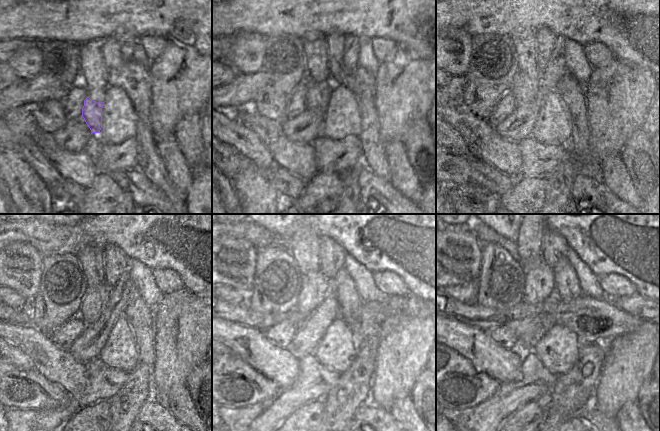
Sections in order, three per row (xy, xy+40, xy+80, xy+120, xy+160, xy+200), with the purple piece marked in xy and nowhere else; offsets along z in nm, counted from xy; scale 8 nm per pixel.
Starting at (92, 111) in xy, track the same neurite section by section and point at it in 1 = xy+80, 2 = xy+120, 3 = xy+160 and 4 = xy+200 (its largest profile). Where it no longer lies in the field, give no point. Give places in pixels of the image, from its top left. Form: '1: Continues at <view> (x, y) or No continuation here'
1: Continues at xy+80 (540, 92)
2: Continues at xy+120 (90, 294)
3: Continues at xy+160 (316, 287)
4: Continues at xy+200 (540, 286).

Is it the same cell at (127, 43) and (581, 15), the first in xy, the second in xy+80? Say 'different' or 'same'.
different

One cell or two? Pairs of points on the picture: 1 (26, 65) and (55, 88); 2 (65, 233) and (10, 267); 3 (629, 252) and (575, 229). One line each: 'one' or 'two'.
1: two
2: two
3: one

